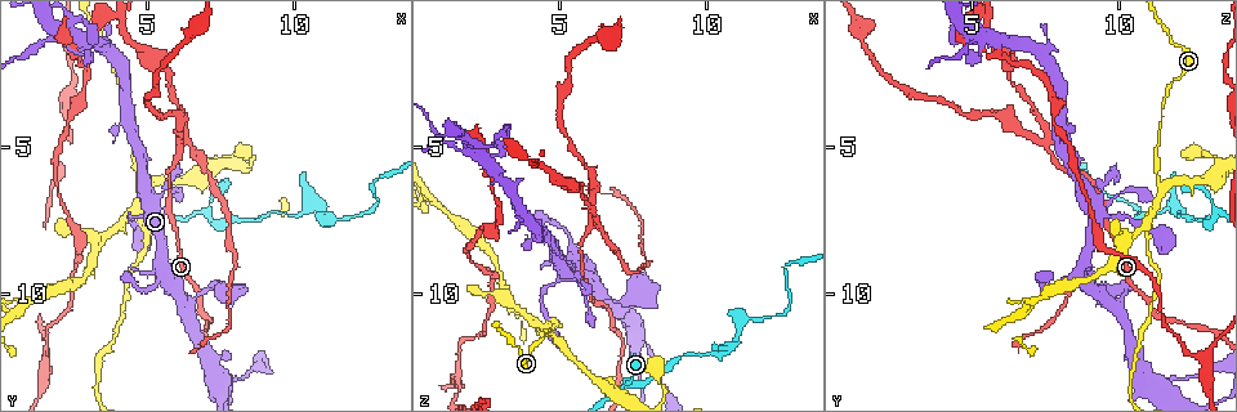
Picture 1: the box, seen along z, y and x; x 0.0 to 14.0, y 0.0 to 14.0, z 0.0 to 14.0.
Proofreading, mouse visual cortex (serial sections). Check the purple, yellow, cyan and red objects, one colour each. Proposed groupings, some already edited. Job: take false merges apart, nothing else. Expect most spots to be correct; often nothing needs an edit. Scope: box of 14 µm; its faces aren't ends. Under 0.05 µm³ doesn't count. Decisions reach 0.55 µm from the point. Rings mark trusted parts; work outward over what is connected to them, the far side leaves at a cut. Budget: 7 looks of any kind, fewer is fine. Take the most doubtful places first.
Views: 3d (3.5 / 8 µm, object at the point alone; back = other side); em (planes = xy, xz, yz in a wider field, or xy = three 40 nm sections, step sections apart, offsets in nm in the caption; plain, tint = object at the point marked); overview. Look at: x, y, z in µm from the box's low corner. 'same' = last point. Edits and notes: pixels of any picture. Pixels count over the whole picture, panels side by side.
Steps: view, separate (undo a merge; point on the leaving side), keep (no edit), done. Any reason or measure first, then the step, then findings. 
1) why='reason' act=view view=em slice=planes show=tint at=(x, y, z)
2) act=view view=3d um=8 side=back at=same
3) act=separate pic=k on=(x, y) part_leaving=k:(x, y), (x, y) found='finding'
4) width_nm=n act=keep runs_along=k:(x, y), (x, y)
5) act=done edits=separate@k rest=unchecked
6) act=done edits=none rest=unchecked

why='four arms meet' act=view view=3d um=8 at=(6.1, 5.0, 7.5)

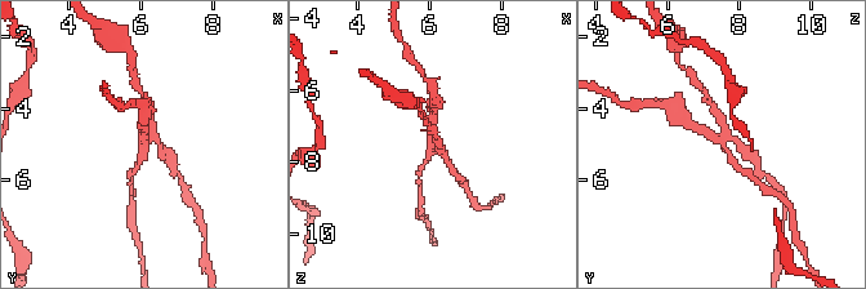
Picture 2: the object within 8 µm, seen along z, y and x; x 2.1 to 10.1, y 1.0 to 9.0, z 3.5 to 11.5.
why='shape alone is not enough' act=view view=em slice=xy step=2 show=tint at=(6.1, 5.1, 7.6)

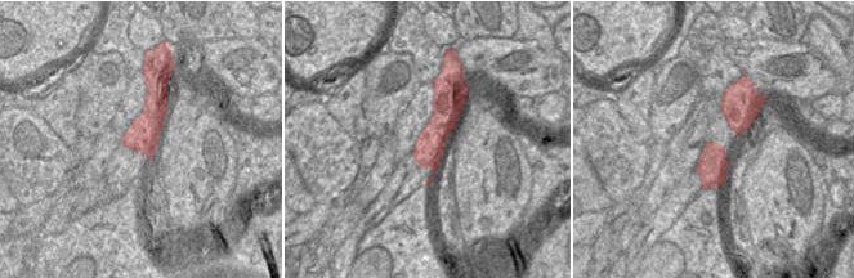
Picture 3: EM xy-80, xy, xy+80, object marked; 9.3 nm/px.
arm_widths_nm=200,200,200,200 act=separate pic=2 on=(717, 112) part_leaving=2:(724, 138), (723, 121), (701, 88) found='a second cell is stuck on'

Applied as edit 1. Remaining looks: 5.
act=view view=overview

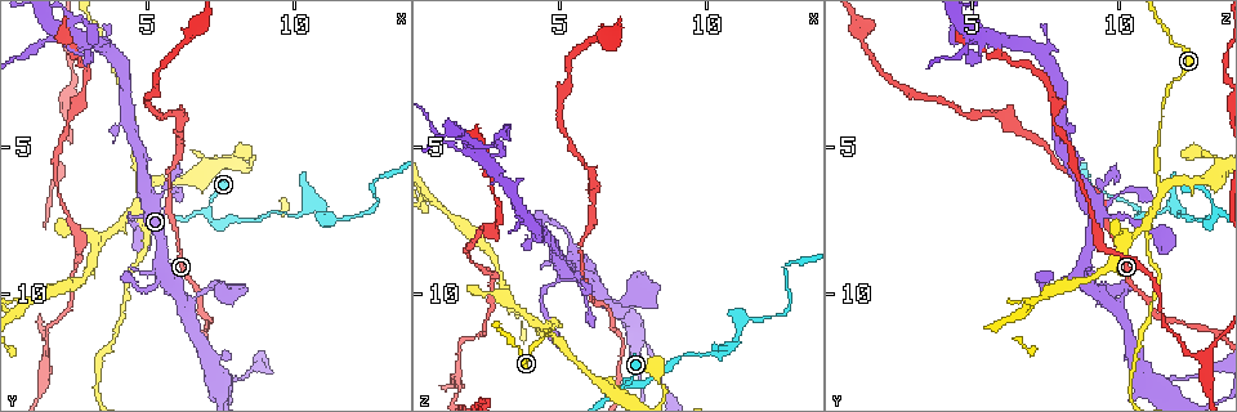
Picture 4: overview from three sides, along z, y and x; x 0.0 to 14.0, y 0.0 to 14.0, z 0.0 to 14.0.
why='sharp bend' act=view view=3d um=3.5 at=(7.0, 7.2, 13.3)

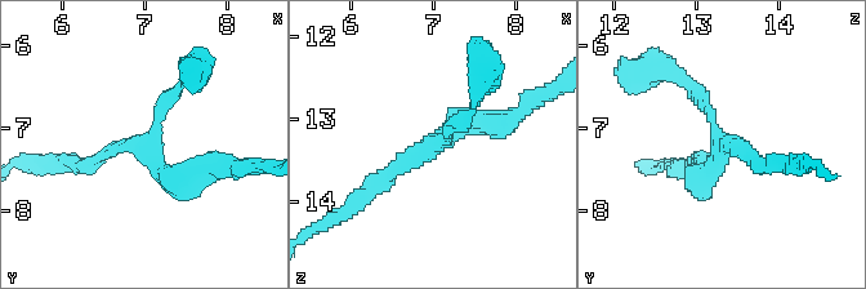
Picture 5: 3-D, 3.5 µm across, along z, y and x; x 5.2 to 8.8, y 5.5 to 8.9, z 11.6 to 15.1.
arms=3 arm_widths_nm=150,200,250 why='need the tissue' act=view view=em slice=xy step=5 show=tint at=(7.10, 7.15, 13.25)

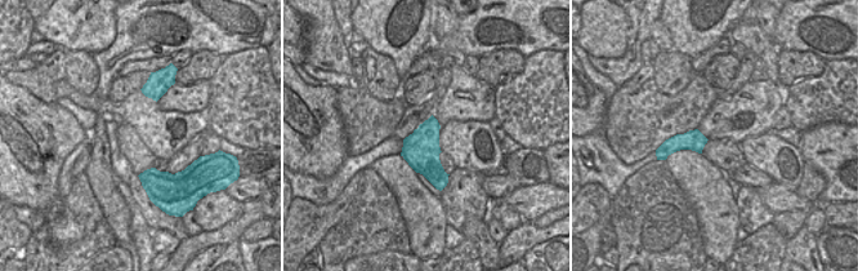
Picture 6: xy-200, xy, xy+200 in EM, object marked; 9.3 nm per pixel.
act=keep runs_along=5:(678, 79), (718, 130), (701, 165) found='all the same cell'

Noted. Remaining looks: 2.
act=view view=3d um=3.5 at=(11.2, 7.4, 10.9)

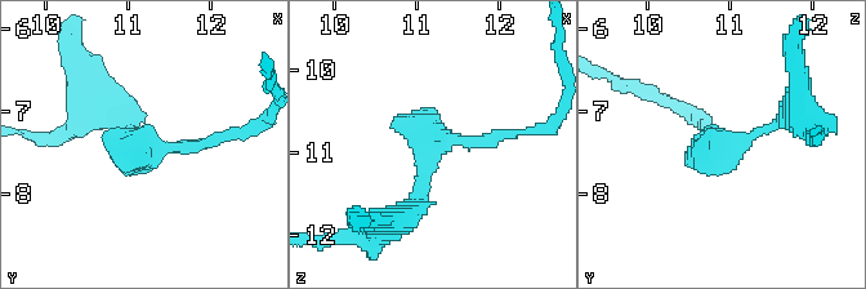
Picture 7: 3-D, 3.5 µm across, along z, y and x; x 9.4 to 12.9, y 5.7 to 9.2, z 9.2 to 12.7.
arm_widths_nm=150,150 act=view view=em slice=xy step=3 show=tint at=(11.10, 7.40, 10.95)

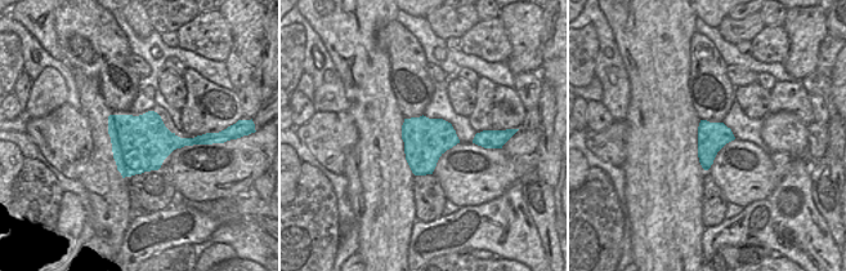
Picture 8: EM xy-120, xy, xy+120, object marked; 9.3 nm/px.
act=keep runs_along=7:(401, 217), (433, 141), (508, 134) found='all the same cell'

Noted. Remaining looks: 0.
act=done edits=separate@2 rest=unchecked

